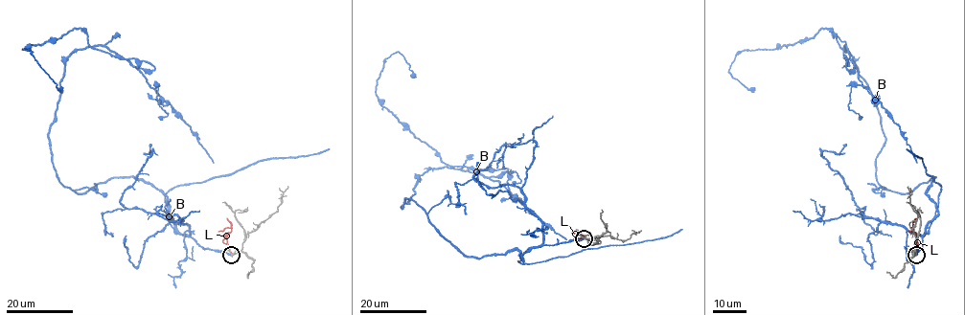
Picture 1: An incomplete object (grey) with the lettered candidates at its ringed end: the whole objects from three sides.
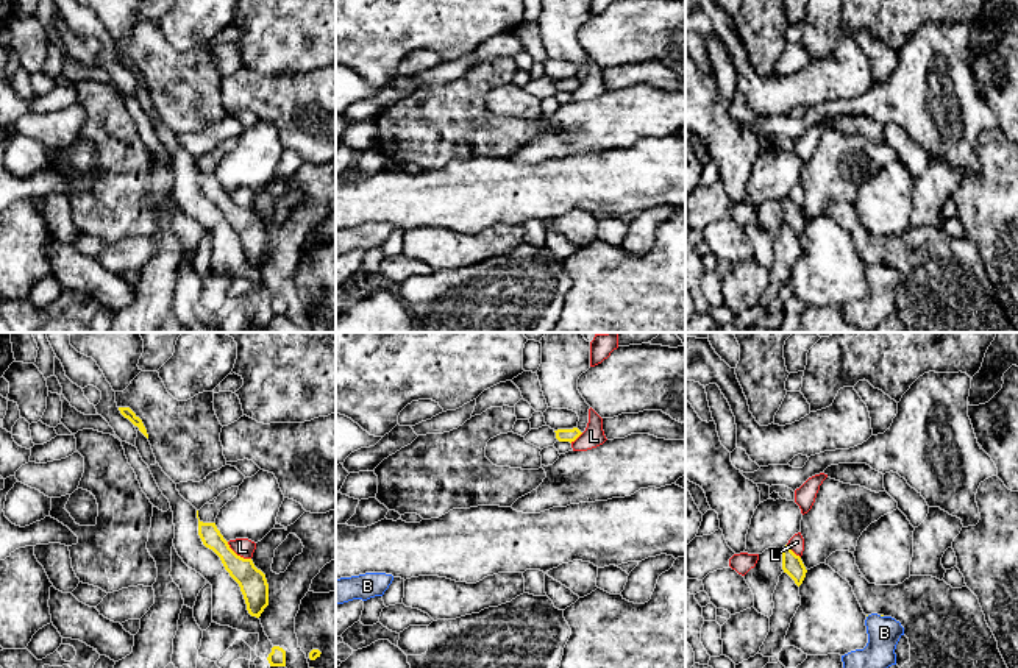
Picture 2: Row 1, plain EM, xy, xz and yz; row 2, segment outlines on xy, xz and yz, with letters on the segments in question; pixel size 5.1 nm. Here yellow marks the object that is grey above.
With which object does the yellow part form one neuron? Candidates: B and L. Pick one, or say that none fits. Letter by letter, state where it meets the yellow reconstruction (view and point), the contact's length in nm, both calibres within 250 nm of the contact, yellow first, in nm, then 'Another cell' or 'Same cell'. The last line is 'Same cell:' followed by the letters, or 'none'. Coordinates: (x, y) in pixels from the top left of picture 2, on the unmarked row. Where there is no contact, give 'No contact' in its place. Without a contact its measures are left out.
B: No contact. Same cell
L: Touches yellow at xy (236, 205). Shared border 160 nm. Thickness 140 nm (yellow) against 100 nm. Another cell
Same cell: B

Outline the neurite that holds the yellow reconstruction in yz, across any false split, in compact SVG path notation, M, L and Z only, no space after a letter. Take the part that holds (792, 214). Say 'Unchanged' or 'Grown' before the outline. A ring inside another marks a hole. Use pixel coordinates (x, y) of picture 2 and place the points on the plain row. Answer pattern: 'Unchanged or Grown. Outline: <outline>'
Unchanged. Outline: M785 195L782 200L782 220L784 223L787 223L795 234L799 237L806 228L806 217L801 211L799 206L796 206L788 195Z

